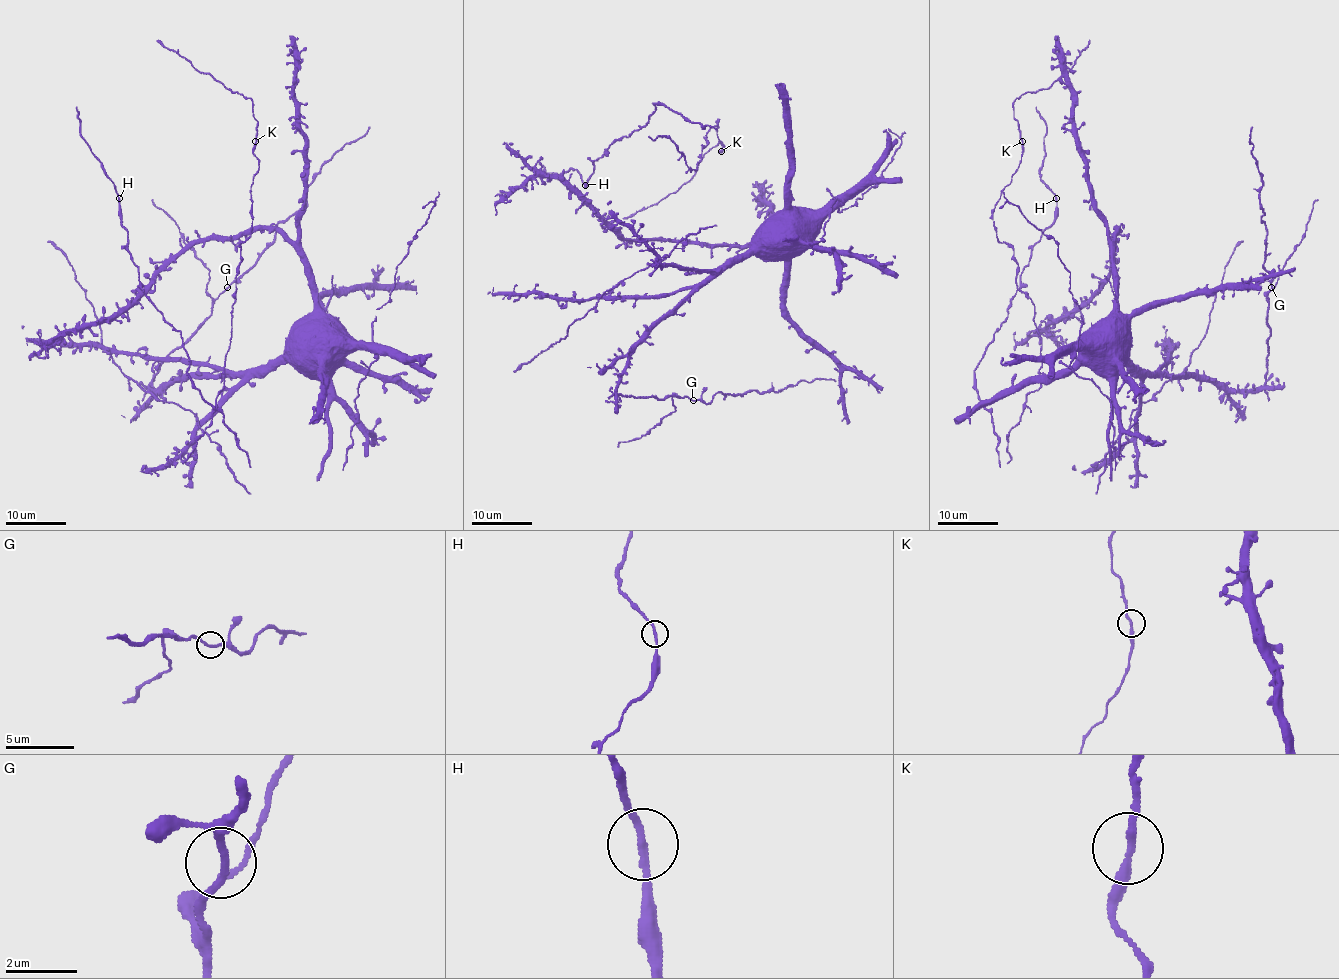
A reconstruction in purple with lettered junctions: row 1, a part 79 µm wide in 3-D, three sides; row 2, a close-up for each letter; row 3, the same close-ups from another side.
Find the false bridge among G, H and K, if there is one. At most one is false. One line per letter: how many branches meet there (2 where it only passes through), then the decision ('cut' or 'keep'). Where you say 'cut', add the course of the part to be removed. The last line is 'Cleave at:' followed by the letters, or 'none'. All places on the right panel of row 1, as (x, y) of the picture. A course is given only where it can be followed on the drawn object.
G: branches 2; keep
H: branches 2; keep
K: branches 2; keep
Cleave at: none

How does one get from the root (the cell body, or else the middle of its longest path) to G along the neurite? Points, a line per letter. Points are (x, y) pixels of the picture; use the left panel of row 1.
G: (313, 347), (294, 362), (179, 376), (163, 389), (153, 389), (151, 377), (160, 363), (195, 332), (227, 287)

